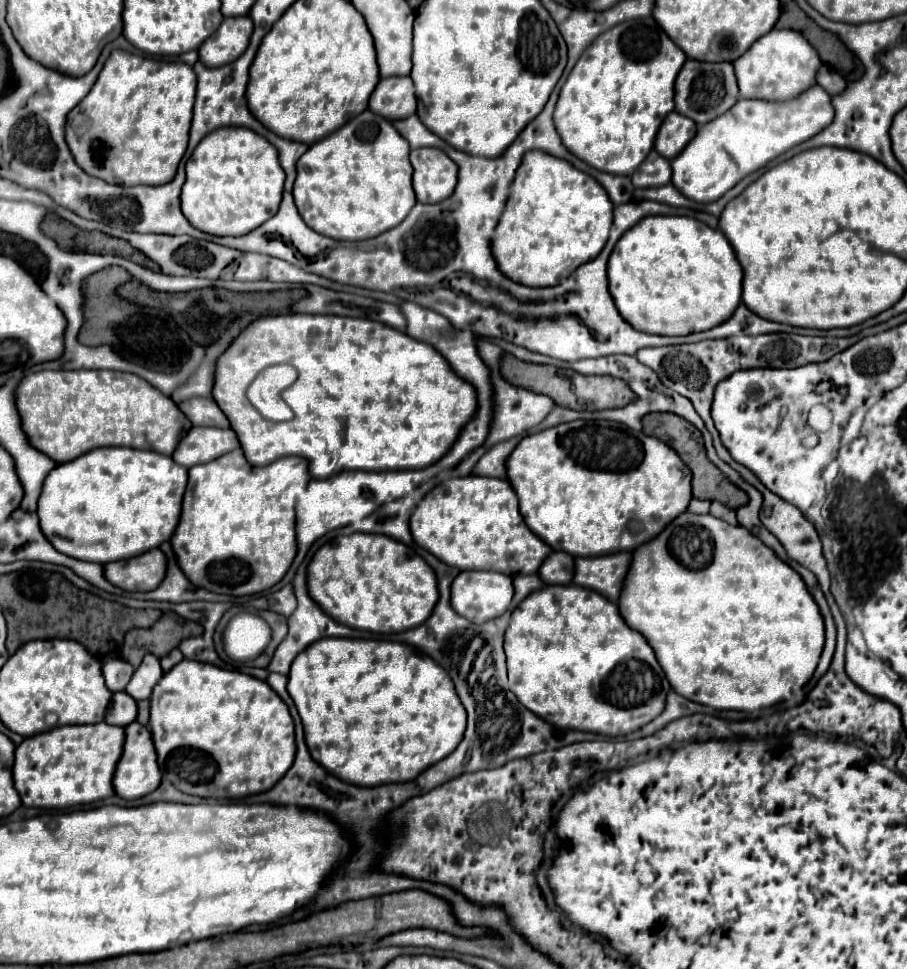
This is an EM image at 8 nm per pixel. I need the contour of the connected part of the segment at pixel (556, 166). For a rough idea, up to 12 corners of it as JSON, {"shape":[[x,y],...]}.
{"shape":[[544,150],[524,154],[492,234],[498,268],[554,286],[594,260],[606,190]]}

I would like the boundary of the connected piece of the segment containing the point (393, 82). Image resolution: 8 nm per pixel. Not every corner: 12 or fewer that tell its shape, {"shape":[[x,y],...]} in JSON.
{"shape":[[382,78],[368,108],[386,120],[416,114],[412,78]]}

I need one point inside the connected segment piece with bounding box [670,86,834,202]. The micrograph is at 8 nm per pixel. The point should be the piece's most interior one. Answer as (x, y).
(753, 133)

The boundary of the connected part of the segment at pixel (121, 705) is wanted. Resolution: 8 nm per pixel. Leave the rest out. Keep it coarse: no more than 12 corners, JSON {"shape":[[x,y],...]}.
{"shape":[[116,692],[106,708],[104,720],[128,726],[138,714],[136,700]]}

